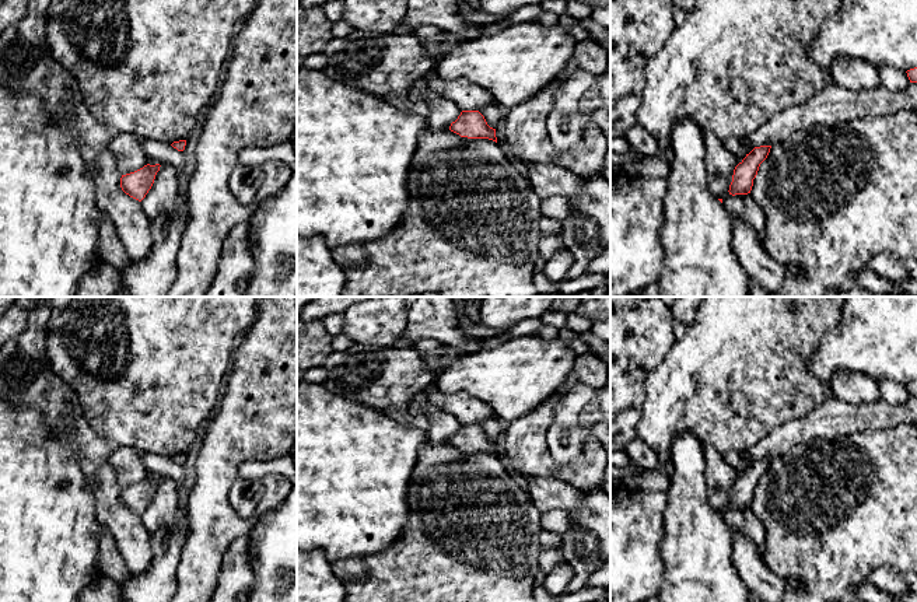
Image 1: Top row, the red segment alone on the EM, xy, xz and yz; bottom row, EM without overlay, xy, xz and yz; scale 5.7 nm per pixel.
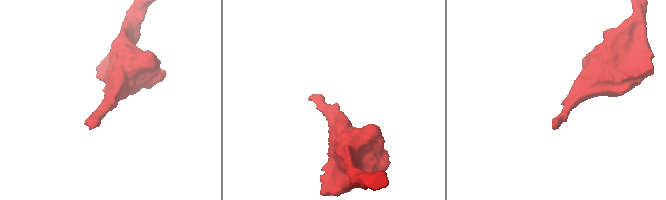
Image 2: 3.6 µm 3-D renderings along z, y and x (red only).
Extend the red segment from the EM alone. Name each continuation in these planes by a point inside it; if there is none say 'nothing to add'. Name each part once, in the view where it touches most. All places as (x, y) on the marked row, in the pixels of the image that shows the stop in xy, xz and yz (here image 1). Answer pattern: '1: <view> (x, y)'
nothing to add

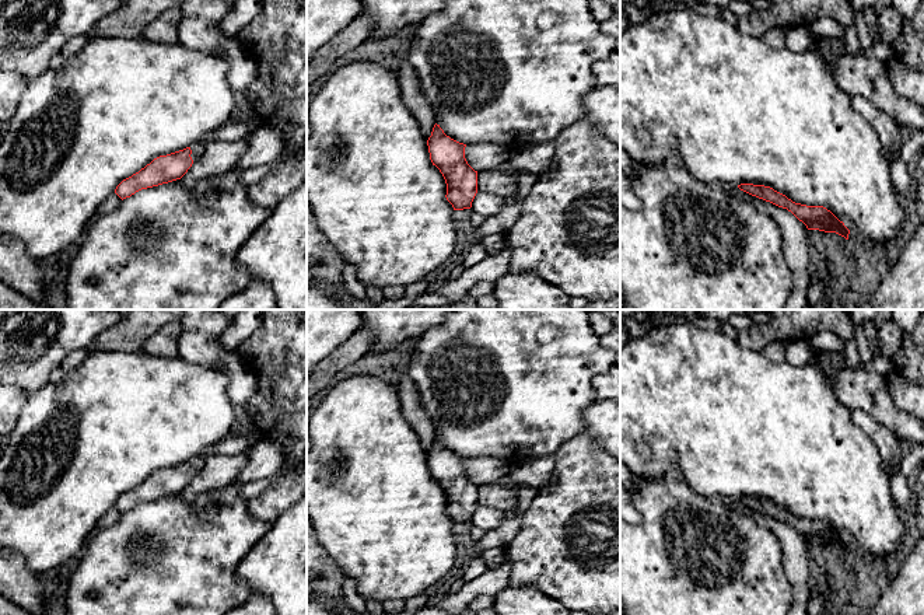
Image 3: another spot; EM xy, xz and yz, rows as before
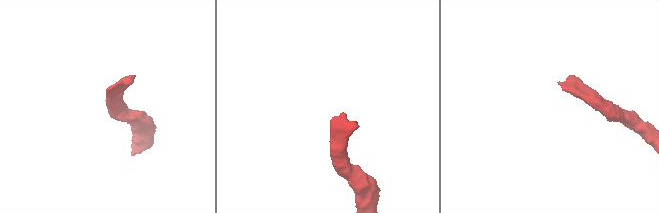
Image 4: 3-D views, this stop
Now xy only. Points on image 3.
1: xy (198, 147)

